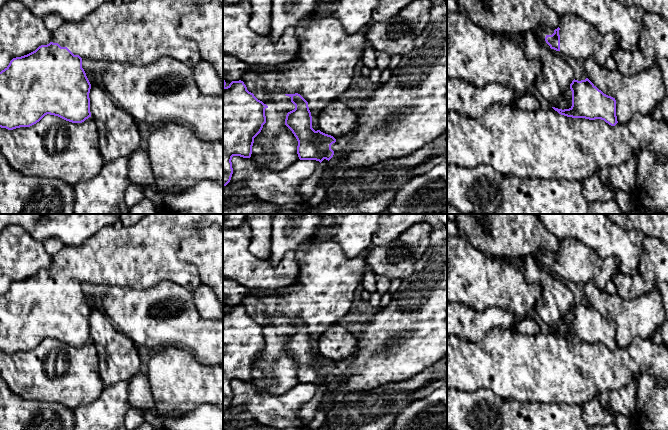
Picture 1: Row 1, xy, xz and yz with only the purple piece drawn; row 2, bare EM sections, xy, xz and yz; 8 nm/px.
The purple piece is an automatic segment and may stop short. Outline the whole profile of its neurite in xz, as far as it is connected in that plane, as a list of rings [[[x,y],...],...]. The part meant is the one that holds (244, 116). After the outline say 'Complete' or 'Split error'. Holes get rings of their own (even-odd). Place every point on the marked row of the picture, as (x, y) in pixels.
[[[223,74],[223,187],[232,177],[232,157],[250,158],[254,138],[261,132],[266,123],[266,104],[258,100],[247,90],[243,81],[232,81],[227,87]]]. Complete

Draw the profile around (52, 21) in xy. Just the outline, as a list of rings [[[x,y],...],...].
[[[48,14],[43,18],[43,21],[48,30],[52,32],[64,23],[63,18],[57,14]]]

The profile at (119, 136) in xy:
[[[85,72],[91,84],[90,112],[99,133],[100,153],[105,163],[129,156],[141,144],[139,124],[121,109],[94,80],[92,72]]]

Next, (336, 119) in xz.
[[[339,100],[329,103],[318,115],[319,130],[335,139],[348,136],[356,124],[357,112]]]

